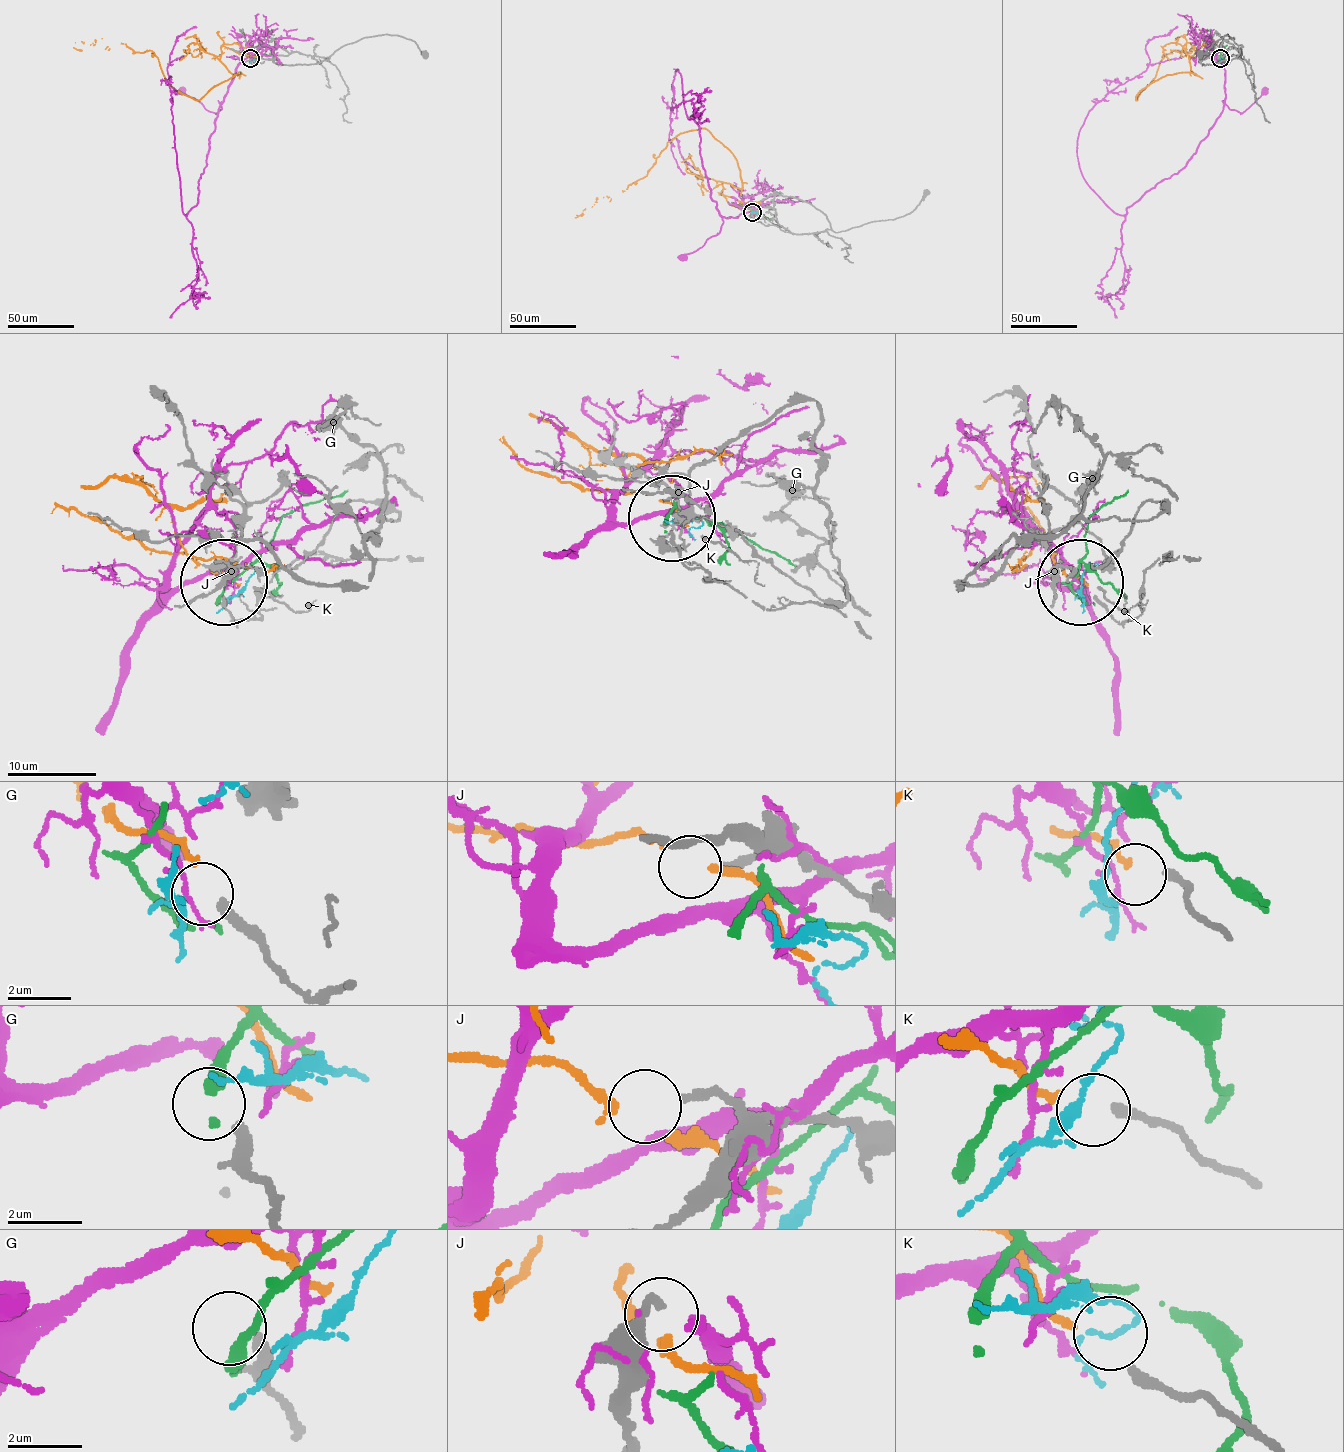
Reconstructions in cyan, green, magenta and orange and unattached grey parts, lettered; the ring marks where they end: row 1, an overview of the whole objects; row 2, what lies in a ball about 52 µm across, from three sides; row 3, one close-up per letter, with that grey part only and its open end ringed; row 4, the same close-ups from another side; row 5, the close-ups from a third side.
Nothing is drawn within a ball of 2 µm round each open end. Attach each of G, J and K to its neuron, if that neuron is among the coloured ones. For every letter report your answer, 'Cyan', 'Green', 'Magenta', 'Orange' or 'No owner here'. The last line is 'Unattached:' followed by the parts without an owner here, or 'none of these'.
G: No owner here
J: No owner here
K: Orange
Unattached: G, J

